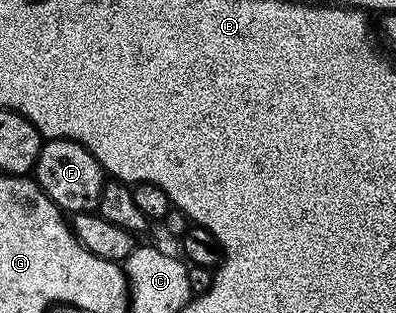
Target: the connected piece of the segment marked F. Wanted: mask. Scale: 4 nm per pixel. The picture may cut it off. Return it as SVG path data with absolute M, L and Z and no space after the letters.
M56 137L44 140L37 155L33 179L64 214L74 215L98 210L101 191L109 177L102 163L84 145L76 141L67 141L64 137Z

